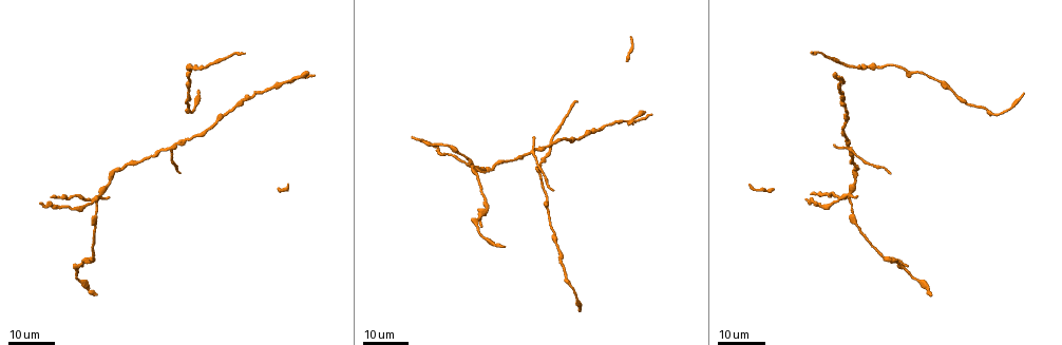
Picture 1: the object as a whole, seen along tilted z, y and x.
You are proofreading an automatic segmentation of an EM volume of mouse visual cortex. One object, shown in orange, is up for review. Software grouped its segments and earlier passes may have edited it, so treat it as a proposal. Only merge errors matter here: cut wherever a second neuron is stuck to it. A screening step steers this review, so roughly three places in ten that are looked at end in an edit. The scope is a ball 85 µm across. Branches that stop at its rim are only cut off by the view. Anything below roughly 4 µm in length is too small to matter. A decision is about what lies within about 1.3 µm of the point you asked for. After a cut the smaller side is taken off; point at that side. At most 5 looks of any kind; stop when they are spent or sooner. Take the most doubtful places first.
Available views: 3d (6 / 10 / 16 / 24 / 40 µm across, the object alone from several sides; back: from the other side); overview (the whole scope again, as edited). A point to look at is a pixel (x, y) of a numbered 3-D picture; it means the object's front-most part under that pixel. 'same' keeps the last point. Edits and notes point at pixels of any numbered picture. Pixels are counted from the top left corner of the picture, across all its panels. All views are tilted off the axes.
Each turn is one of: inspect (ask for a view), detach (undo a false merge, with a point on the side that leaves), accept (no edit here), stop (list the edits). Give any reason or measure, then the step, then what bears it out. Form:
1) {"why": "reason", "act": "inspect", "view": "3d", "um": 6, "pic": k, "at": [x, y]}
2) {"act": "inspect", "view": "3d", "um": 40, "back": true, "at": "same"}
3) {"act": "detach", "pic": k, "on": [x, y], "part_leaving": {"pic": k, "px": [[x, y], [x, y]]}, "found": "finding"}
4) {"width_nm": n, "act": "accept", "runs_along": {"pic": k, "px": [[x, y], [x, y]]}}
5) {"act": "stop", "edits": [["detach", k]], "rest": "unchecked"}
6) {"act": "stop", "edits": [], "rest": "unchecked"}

{"why": "four or more arms meet", "act": "inspect", "view": "3d", "um": 24, "pic": 1, "at": [169, 151]}

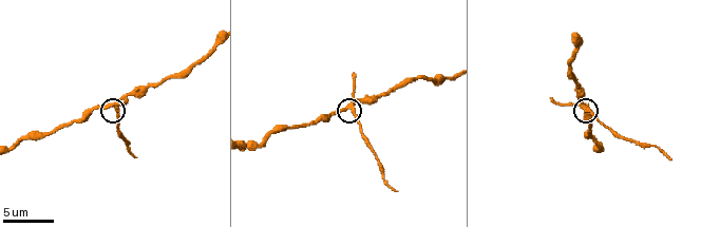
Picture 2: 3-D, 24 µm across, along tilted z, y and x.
{"act": "inspect", "view": "3d", "um": 6, "pic": 2, "at": [582, 104]}

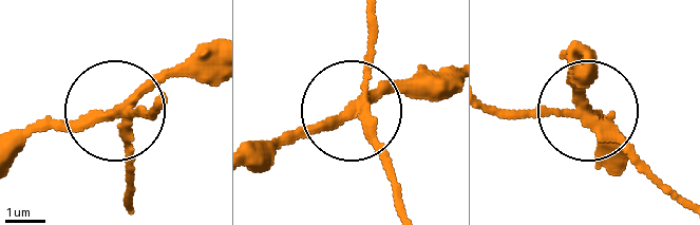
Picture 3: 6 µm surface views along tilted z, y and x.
{"width_nm": 280, "act": "detach", "pic": 3, "on": [126, 154], "part_leaving": {"pic": 3, "px": [[131, 117], [126, 197]]}, "found": "a second neuron is stuck on"}

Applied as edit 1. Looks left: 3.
{"act": "inspect", "view": "overview"}

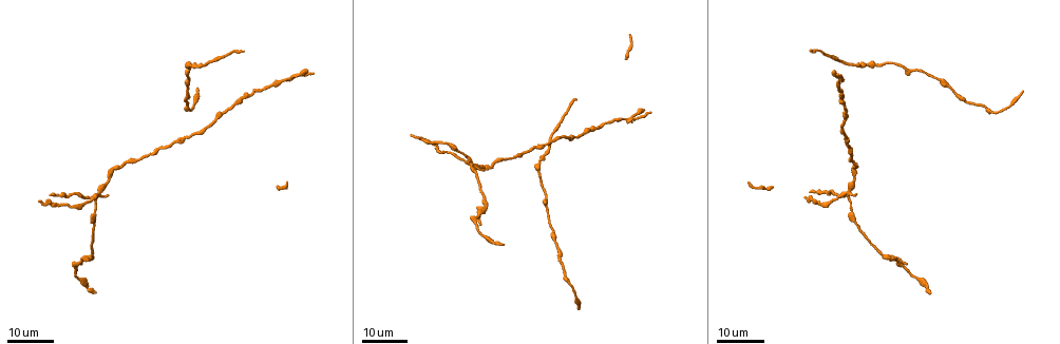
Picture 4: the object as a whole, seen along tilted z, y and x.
{"why": "three-way junction", "act": "inspect", "view": "3d", "um": 16, "pic": 4, "at": [848, 195]}

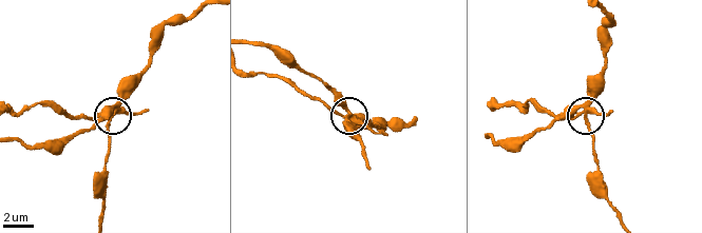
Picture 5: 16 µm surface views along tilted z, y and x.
{"act": "inspect", "view": "3d", "um": 10, "pic": 5, "at": [587, 112]}

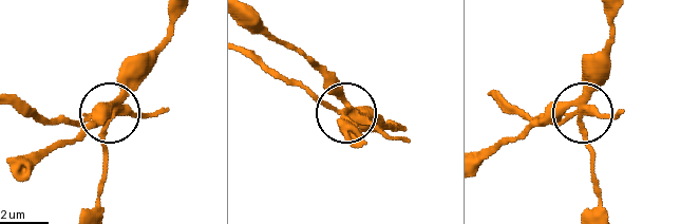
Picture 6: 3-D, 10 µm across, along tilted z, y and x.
{"side_arm_um": 17, "act": "detach", "pic": 6, "on": [319, 101], "found": "a second neuron is stuck on"}

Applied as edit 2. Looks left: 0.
{"act": "stop", "edits": [["detach", 3], ["detach", 6]], "rest": "unchecked"}

